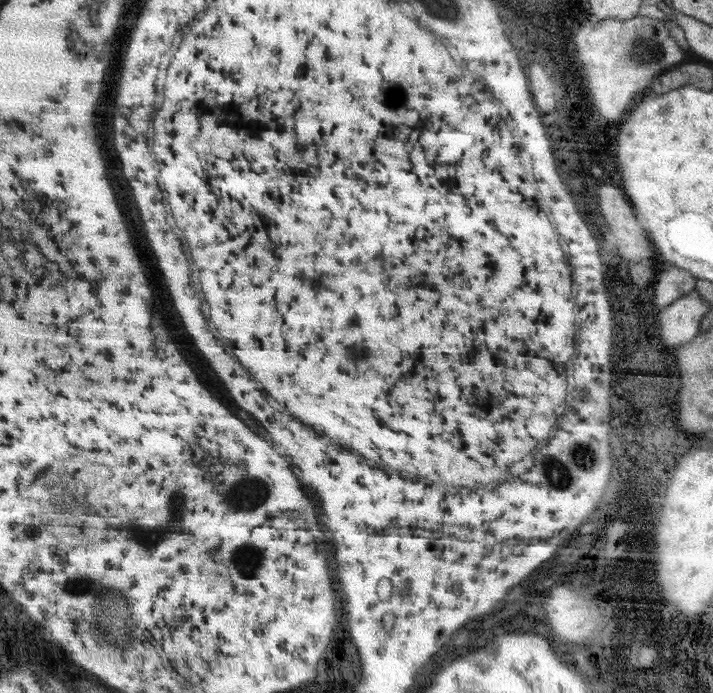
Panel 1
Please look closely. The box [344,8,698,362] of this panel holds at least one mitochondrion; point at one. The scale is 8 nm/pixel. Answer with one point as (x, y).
(644, 51)

